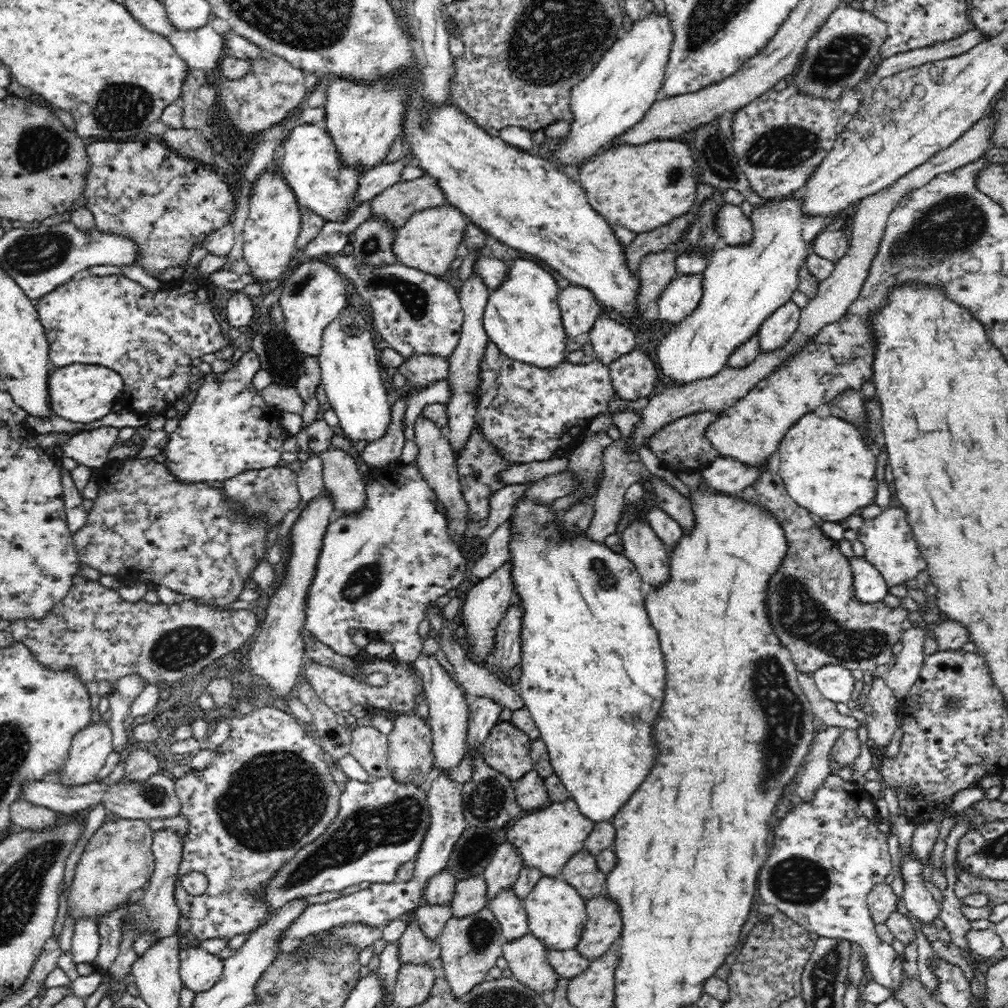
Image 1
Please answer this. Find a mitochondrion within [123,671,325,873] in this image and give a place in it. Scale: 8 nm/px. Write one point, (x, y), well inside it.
(157, 795)

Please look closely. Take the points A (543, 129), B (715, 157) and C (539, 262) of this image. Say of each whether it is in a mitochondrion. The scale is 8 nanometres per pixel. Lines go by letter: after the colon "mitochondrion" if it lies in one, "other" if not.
A: other
B: mitochondrion
C: other

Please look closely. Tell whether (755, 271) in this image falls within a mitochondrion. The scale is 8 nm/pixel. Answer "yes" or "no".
no

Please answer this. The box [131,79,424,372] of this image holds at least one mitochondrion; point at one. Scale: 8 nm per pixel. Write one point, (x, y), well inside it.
(372, 243)

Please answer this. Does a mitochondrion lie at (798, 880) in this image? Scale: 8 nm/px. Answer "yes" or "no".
yes

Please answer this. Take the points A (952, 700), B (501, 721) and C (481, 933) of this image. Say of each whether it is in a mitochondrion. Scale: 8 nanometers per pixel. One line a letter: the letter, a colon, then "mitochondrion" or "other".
A: mitochondrion
B: other
C: mitochondrion

